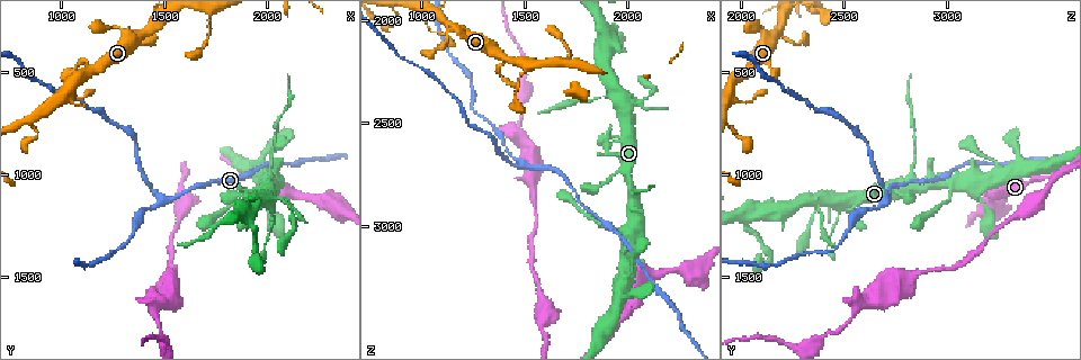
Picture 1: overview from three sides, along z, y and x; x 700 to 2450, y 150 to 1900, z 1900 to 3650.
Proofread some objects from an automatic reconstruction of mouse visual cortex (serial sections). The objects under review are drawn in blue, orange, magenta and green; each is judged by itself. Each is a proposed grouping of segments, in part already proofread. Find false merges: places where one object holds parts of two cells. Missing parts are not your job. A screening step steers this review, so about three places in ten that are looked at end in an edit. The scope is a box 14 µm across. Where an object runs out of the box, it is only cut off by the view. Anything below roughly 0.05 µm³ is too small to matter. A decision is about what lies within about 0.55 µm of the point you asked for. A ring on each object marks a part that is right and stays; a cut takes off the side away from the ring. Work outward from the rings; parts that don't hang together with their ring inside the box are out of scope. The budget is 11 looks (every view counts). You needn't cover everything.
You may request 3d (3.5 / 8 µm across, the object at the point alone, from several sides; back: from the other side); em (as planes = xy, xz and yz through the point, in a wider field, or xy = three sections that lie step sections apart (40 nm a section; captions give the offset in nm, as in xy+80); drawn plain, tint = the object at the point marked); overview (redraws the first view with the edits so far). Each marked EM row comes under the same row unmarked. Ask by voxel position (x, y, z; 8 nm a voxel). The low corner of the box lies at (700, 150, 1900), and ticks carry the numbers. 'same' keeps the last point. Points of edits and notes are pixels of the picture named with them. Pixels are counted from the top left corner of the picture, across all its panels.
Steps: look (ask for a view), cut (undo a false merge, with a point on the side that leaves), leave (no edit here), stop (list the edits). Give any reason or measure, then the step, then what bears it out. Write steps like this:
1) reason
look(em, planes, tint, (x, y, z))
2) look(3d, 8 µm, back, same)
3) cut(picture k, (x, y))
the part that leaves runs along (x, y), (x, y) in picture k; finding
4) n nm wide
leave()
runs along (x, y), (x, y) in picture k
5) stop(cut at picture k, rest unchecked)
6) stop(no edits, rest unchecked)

calibre changes
look(3d, 3.5 µm, back, (2020, 1010, 2830))

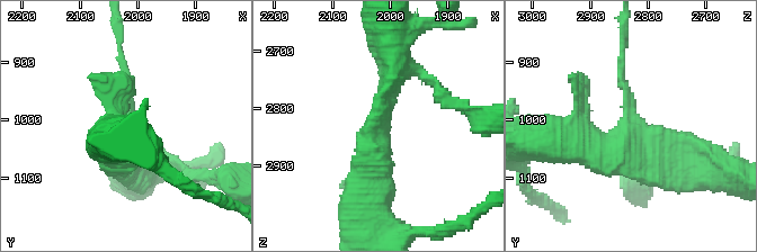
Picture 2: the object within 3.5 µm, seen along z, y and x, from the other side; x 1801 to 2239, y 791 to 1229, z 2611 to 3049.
arms of 150, 300 nm; need the tissue
look(em, planes, tint, same)

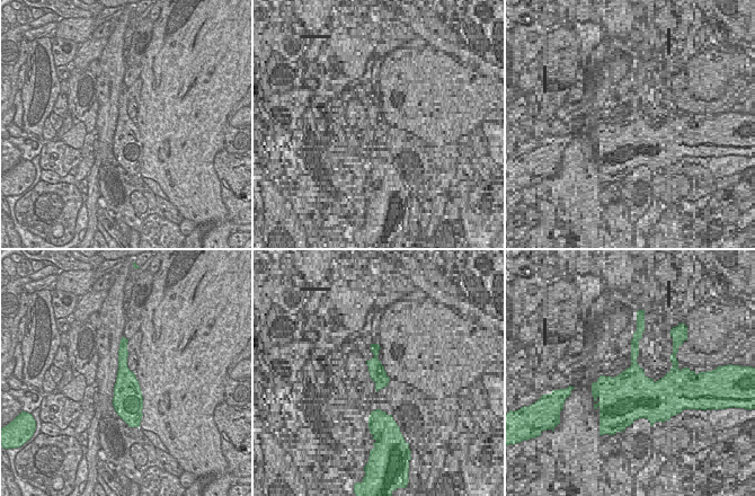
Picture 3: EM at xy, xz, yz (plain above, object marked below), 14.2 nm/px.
cut(picture 2, (624, 44))
the part that leaves runs along (626, 95), (621, 81), (623, 29) in picture 2; two cells meet here

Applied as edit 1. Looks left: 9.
sharp bend
look(3d, 3.5 µm, (2300, 1130, 3220))

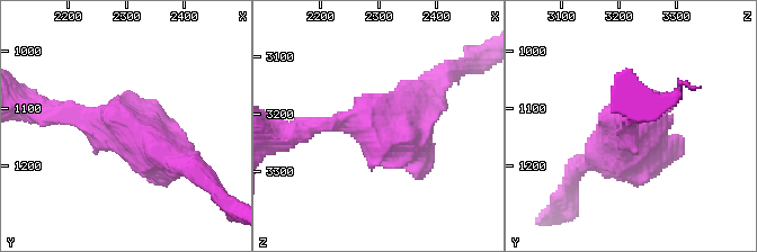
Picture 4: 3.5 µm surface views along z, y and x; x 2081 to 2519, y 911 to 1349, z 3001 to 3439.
leave()
one cell here

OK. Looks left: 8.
arms part here
look(3d, 8 µm, (1490, 1130, 2720))

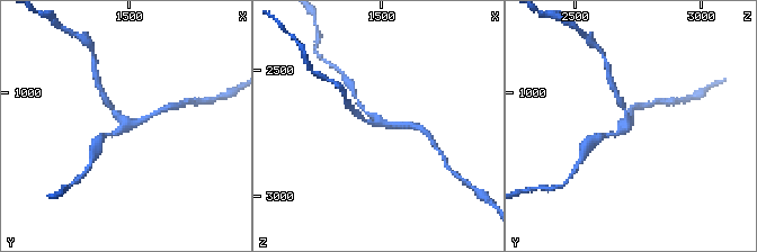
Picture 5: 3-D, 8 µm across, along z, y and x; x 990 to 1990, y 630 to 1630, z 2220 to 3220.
closer look
look(3d, 3.5 µm, (1500, 1120, 2700))

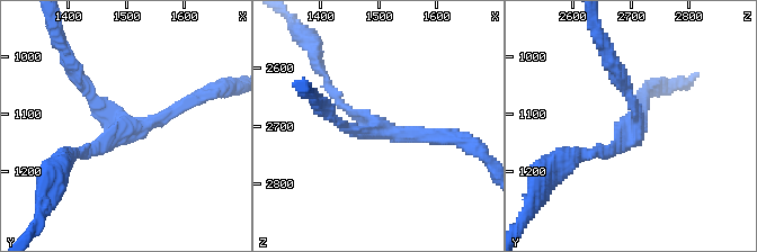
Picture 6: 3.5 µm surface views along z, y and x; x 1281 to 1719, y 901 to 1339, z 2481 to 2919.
3 arms
leave()
runs along (192, 100), (126, 128), (78, 77) in picture 6; continuous, no second cell

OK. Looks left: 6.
calibre changes
look(3d, 3.5 µm, back, (1870, 1140, 2360))

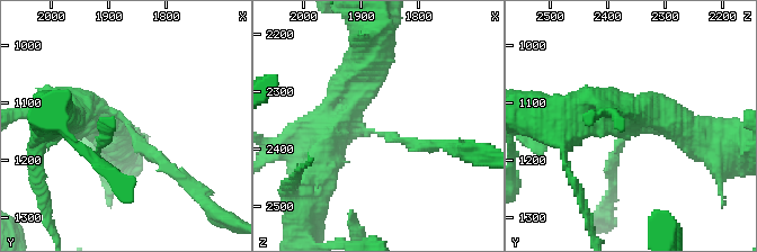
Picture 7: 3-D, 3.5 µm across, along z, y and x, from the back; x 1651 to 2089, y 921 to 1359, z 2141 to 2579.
arms of 150, 500 nm; shape alone is not enough
look(em, xy, step 5, tint, (1870, 1140, 2370))

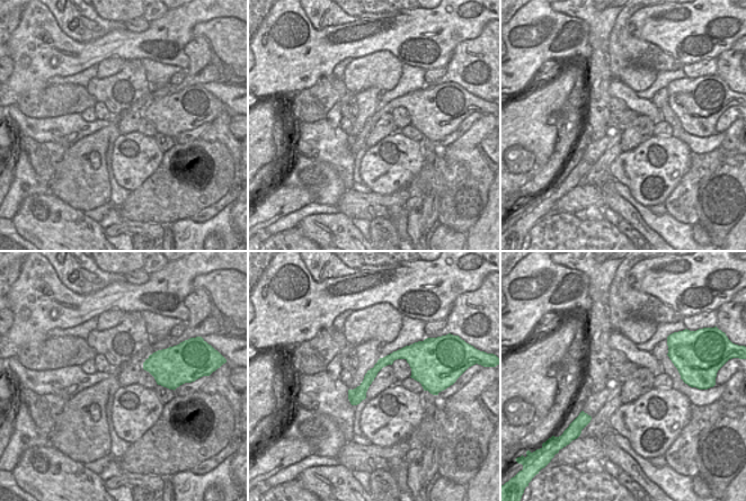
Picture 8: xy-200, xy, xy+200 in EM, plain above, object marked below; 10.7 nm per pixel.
cut(picture 7, (395, 138))
the part that leaves runs along (373, 133), (418, 147), (453, 147) in picture 7; a second cell is stuck on

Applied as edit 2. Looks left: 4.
look(overview)

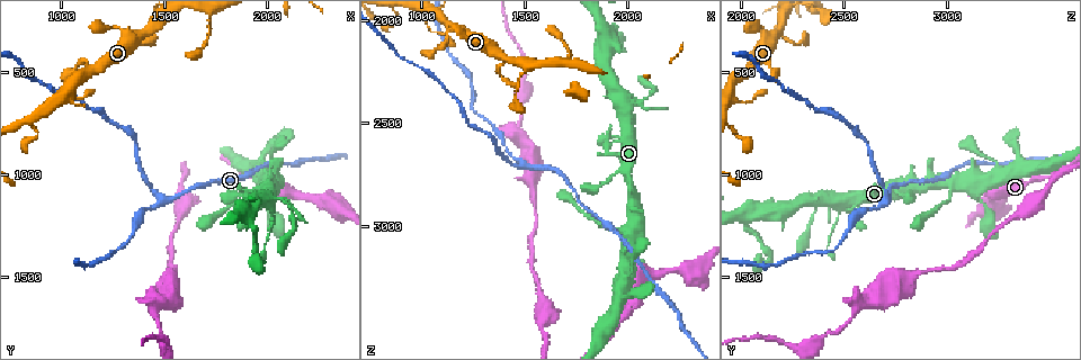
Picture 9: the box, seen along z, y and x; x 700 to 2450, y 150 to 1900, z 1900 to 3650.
look(3d, 8 µm, back, (1940, 1320, 2090))

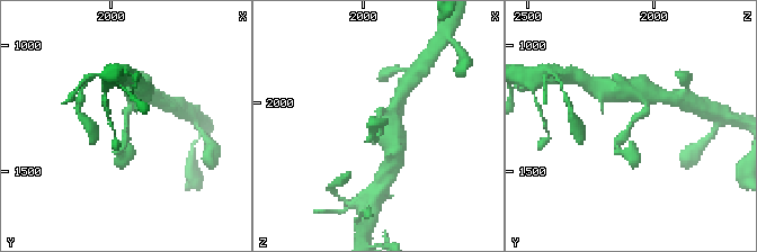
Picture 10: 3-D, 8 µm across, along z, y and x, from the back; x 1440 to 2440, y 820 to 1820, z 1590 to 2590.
need the tissue
look(em, xy, step 2, tint, (1930, 1330, 2100))

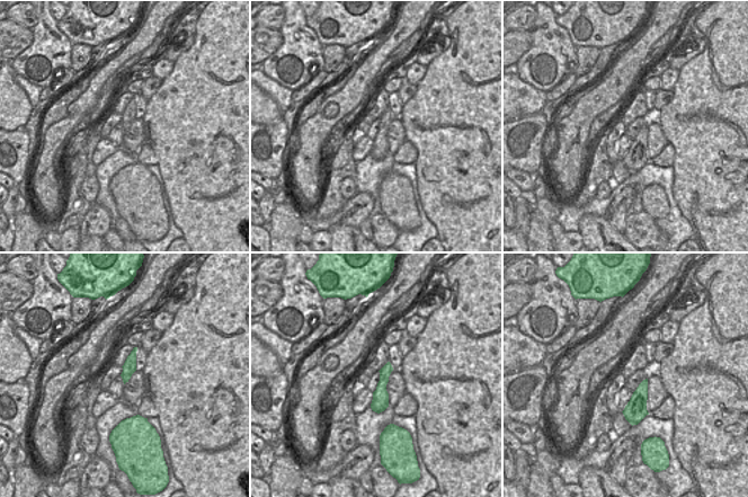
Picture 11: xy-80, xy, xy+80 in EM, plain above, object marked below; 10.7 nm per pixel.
arms of 200, 250 nm
leave()
continuous, no second cell

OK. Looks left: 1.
stop(cut at picture 2, cut at picture 7, rest unchecked)

